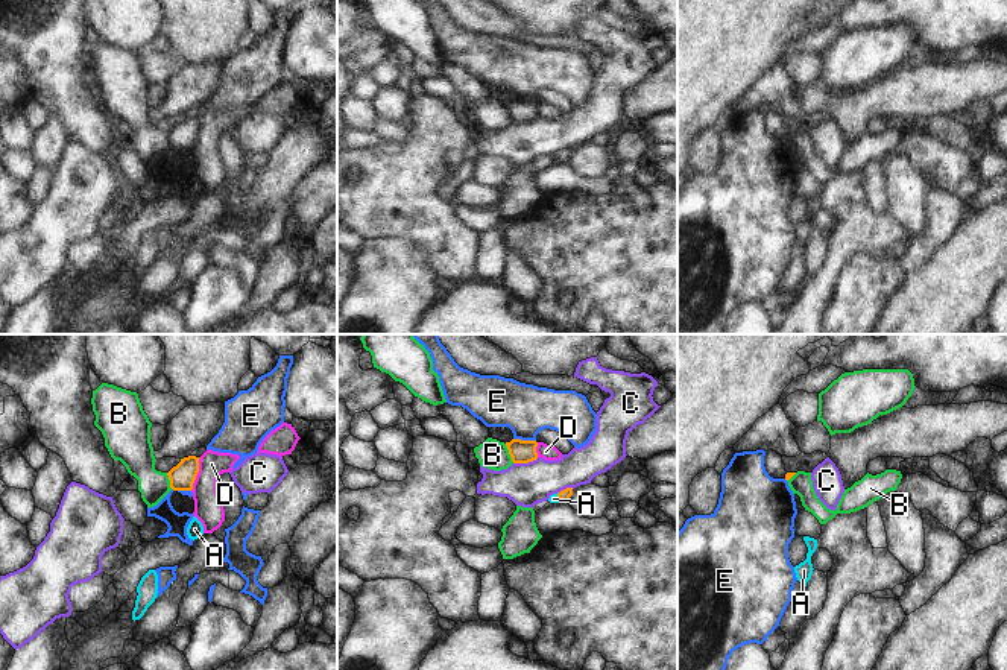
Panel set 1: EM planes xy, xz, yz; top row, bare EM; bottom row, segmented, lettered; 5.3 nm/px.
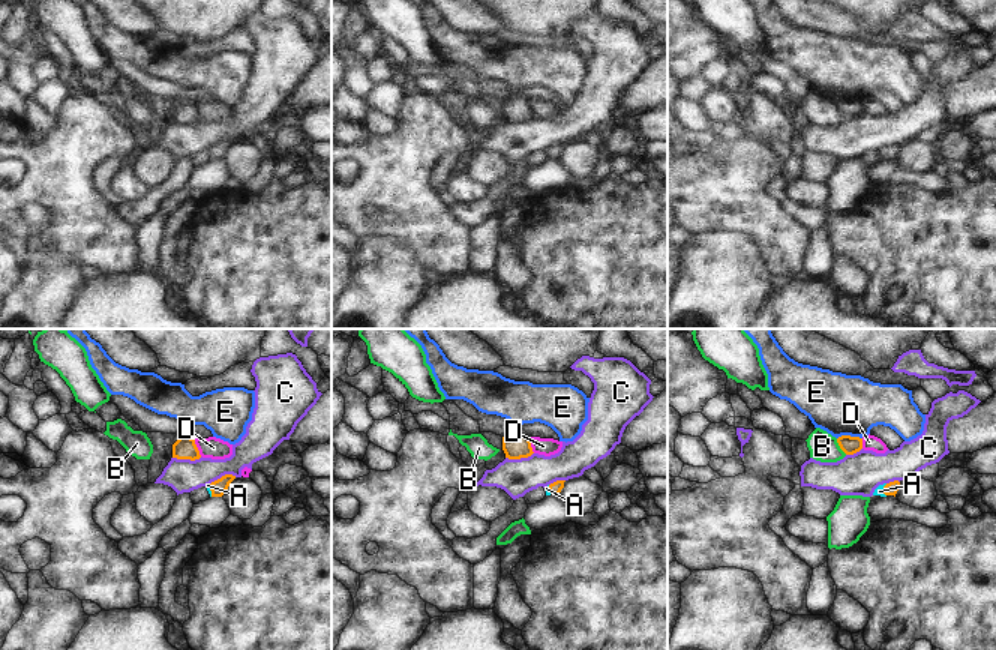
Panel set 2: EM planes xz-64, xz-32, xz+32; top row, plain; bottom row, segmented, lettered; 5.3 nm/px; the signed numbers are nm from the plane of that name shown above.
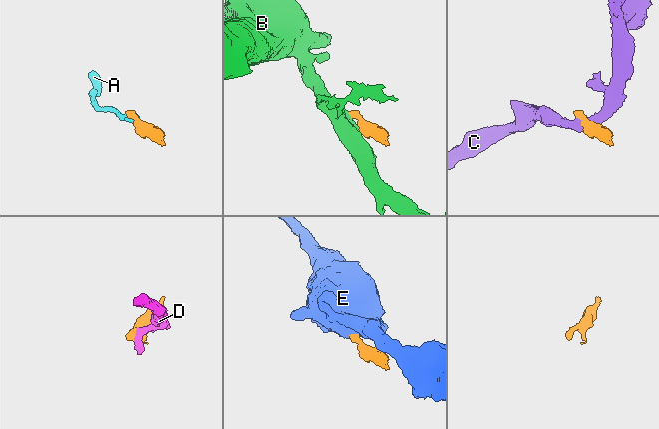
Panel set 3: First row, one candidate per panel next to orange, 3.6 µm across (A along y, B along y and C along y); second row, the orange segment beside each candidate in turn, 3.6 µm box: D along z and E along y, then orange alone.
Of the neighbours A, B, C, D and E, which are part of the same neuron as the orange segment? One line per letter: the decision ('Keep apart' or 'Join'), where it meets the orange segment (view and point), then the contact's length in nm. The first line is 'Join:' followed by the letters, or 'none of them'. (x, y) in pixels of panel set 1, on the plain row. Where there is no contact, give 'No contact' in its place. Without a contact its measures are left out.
Join: A
A: Join. Touches orange at xz (558, 157). Shared border 60 nm
B: Keep apart. Touches orange at xz (509, 113). Shared border 120 nm
C: Keep apart. Touches orange at xz (526, 122). Shared border 140 nm
D: Keep apart. Touches orange at xy (196, 134). Shared border 190 nm
E: Keep apart. Touches orange at xz (524, 101). Shared border 120 nm

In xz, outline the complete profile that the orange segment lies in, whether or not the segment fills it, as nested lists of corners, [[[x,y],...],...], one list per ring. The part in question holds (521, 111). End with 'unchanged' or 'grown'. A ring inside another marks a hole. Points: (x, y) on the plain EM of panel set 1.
[[[512,99],[510,102],[506,102],[506,106],[513,123],[529,123],[538,119],[536,100]]]; unchanged

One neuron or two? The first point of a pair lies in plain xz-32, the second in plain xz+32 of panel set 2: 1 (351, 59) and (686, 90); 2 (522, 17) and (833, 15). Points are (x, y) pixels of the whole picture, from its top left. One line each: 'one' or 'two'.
1: one
2: two

